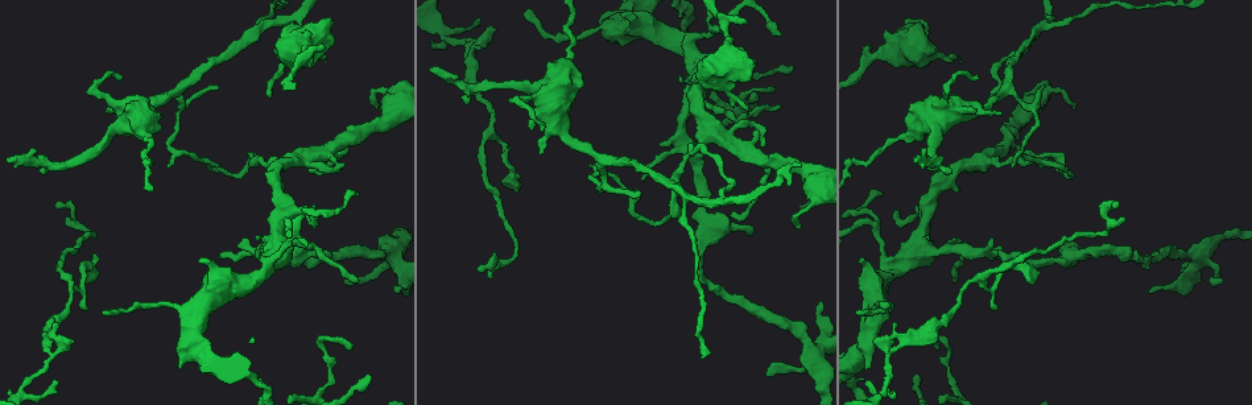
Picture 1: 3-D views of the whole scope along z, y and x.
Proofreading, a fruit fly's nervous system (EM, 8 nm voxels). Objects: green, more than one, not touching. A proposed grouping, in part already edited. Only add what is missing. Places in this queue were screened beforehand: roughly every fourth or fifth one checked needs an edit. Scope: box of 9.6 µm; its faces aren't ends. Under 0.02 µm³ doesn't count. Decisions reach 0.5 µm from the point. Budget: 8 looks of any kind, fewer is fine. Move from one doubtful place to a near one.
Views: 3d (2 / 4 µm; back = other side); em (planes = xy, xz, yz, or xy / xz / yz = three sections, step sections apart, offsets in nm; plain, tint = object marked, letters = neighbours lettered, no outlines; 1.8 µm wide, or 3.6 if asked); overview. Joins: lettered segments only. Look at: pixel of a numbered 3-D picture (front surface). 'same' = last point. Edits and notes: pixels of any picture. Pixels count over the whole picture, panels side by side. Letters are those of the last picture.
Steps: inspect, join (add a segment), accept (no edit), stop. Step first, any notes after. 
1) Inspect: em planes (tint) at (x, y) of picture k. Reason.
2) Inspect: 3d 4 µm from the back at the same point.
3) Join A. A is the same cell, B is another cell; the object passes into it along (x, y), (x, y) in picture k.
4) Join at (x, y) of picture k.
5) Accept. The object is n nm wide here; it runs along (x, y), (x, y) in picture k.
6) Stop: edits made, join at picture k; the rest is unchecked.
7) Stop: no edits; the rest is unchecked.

Inspect: em xy step 8 (tint) at (326, 57) of picture 1. Branch stops here.

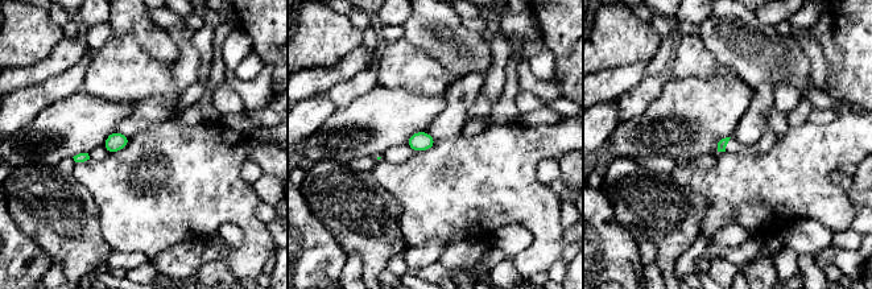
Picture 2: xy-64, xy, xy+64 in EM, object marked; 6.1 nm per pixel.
Inspect: em planes (letters) at the same point.

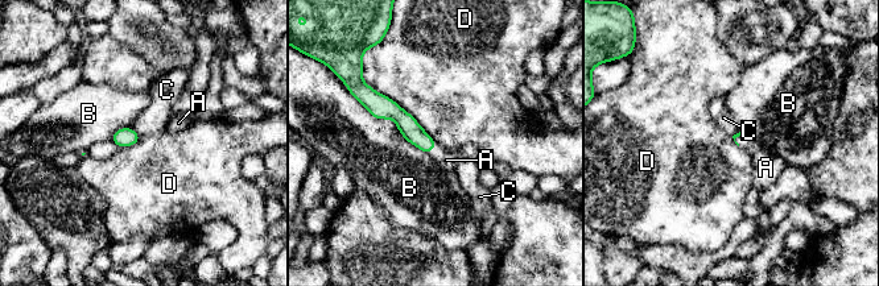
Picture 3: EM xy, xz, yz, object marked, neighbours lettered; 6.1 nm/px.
Join A. A is the same cell, B, C and D are other cells; the object passes into it along (409, 128), (433, 149), (446, 160) in picture 3; the neuron continues.

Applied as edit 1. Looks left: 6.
Inspect: overview. See it whole again.

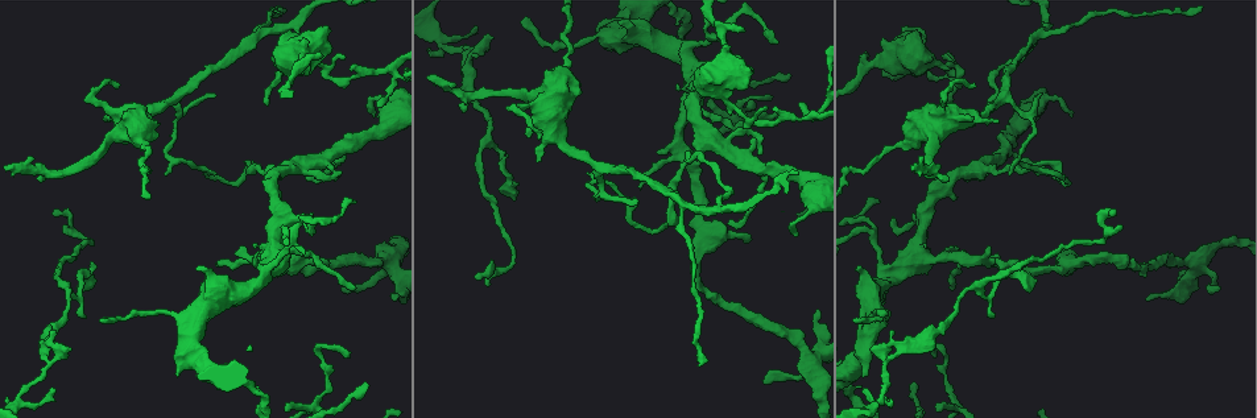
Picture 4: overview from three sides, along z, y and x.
Inspect: 3d 2 µm at (1105, 238) of picture 4. Abrupt turn.

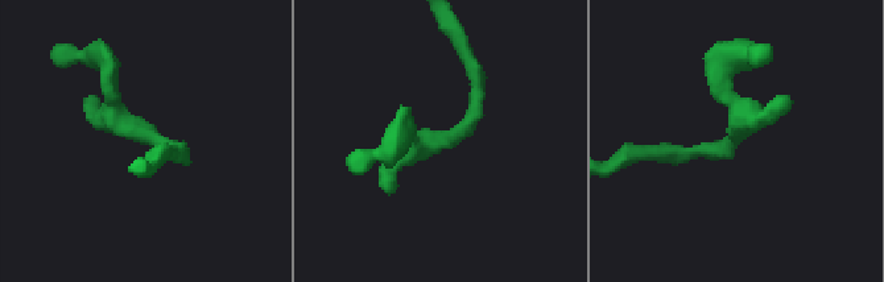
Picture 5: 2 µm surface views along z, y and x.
Inspect: em xz step 4 (letters) at (737, 137) of picture 5.

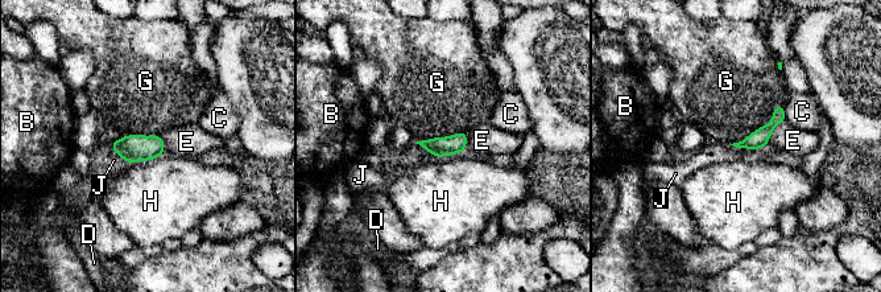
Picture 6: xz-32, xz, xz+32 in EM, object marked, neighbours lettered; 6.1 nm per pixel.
Accept. B, C, D, E, G, H and J are other cells; none of them fits.

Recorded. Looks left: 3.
Inspect: em planes (plain) at (43, 346) of picture 4. Sudden change in width.

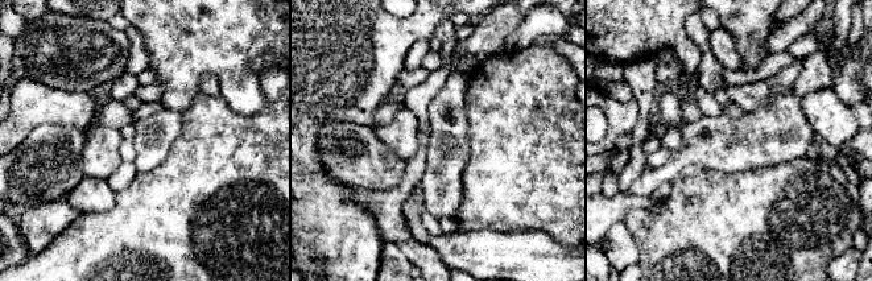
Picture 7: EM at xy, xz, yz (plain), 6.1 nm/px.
Inspect: em planes (tint) at the same point. With the object marked.

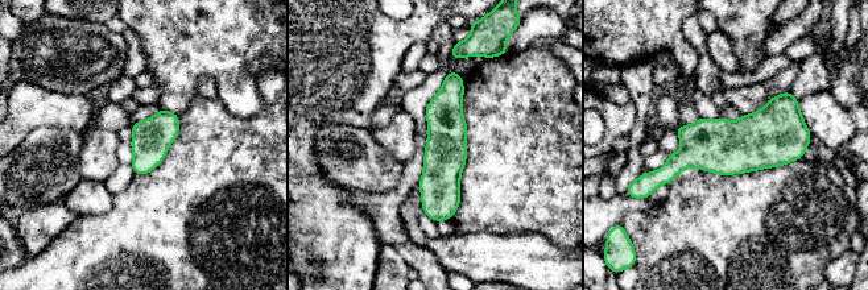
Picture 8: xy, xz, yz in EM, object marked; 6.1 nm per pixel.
Inspect: em planes (letters) at the same point. What lies round it.

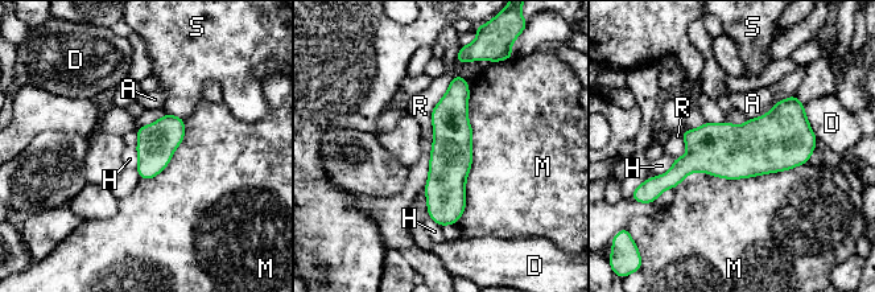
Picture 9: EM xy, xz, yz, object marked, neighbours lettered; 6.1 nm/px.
Accept. The longest contact is with M, 850 nm; A, D, H, M, R and S are other cells; a border runs along (424, 188), (428, 214), (440, 226) in picture 9; none of them fits.

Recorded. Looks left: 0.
Stop: edits made, join at picture 3; the rest is unchecked.

